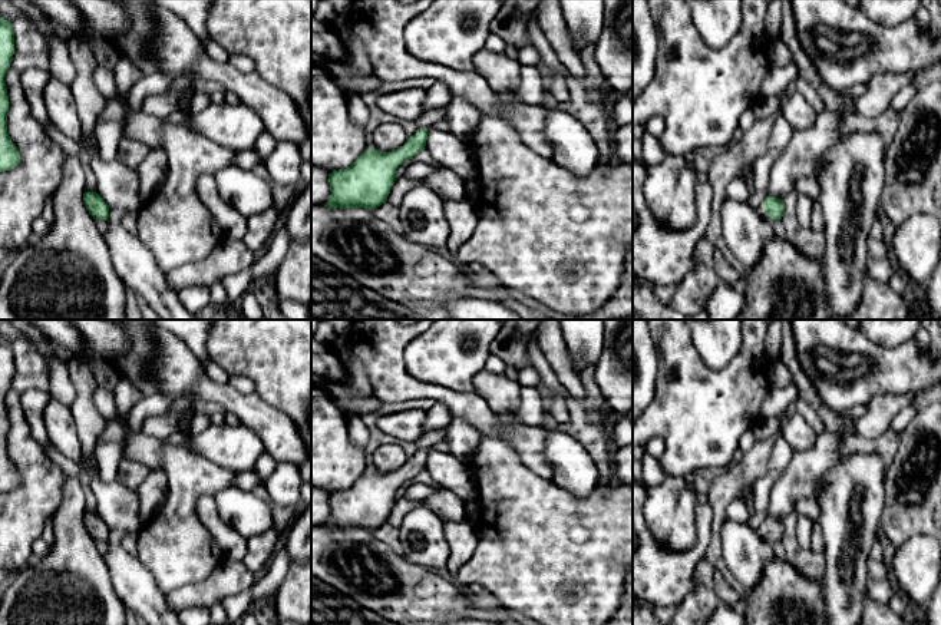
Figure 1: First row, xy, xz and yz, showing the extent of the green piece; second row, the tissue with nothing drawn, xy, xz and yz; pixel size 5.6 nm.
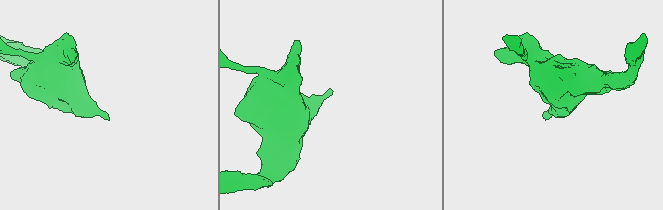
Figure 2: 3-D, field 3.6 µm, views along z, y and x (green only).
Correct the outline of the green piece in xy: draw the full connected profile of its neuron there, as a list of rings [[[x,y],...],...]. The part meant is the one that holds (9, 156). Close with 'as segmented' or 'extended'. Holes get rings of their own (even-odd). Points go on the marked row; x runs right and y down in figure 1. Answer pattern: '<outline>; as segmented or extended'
[[[0,19],[0,172],[10,171],[20,163],[16,145],[7,133],[9,96],[6,73],[14,54],[14,33],[10,20]]]; as segmented

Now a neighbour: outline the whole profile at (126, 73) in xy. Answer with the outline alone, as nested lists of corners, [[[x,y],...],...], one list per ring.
[[[120,57],[113,67],[116,89],[122,96],[128,96],[131,89],[139,82],[141,70],[131,60]]]

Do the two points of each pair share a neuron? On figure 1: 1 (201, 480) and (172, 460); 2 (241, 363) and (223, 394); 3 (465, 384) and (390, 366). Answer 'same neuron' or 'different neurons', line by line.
1: same neuron
2: different neurons
3: different neurons

